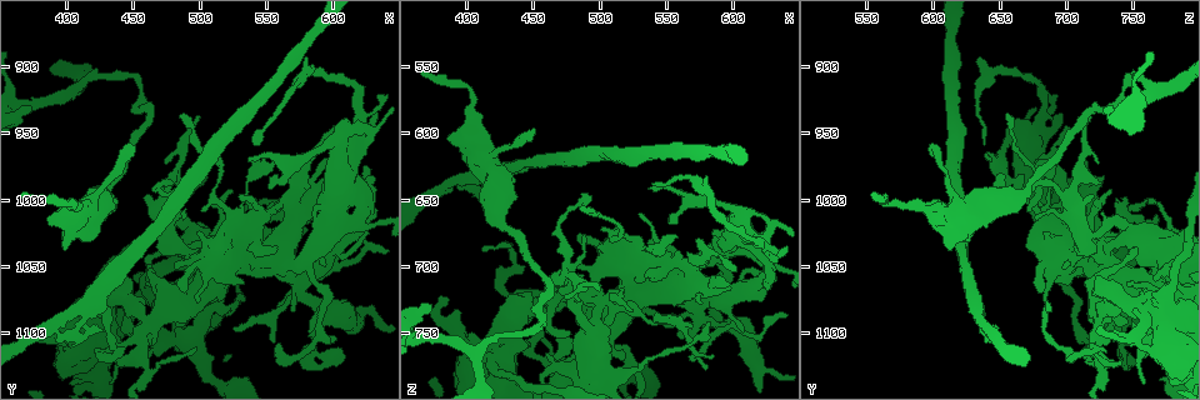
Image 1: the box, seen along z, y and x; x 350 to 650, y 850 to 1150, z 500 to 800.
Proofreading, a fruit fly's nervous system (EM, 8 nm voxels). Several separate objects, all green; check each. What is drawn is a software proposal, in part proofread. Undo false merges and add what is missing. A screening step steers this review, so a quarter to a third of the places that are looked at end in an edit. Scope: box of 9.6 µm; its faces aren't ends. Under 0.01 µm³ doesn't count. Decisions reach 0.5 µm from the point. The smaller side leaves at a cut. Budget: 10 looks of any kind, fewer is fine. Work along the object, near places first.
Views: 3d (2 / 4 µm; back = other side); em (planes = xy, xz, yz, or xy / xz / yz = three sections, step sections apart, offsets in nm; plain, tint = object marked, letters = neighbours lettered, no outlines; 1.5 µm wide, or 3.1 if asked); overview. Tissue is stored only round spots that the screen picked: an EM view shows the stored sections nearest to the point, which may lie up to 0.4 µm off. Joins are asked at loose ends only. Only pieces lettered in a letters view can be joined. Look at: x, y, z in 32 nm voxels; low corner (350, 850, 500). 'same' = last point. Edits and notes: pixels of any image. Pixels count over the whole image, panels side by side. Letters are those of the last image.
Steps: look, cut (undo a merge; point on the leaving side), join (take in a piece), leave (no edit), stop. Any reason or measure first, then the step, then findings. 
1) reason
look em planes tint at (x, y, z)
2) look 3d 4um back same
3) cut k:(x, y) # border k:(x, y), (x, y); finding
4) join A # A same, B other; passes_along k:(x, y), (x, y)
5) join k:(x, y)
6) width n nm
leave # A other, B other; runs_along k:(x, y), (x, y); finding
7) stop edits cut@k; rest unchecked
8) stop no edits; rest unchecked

touches itself
look em planes plain at (460, 1046, 744)

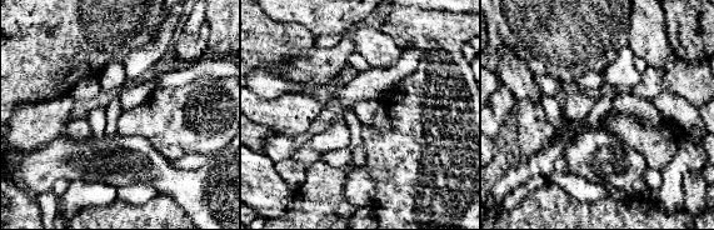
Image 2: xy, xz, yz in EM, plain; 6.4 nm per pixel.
what lies round it
look em planes letters same

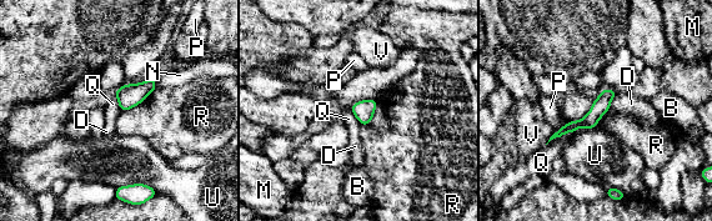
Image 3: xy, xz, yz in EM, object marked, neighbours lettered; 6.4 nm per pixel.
width 110 nm
leave # B other, D other, M other, N other, P other, Q other, R other, U other, V other; continuous, no second cell

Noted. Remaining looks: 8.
an open end
look em planes tint at (460, 998, 720)

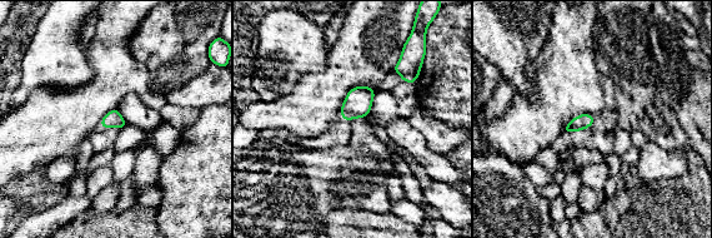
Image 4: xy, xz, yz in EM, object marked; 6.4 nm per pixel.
look em planes letters same

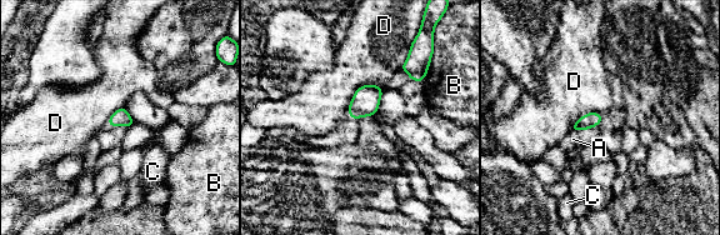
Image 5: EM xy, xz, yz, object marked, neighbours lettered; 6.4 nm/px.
leave # A other, B other, C other, D other; border 5:(383, 89), (361, 85), (348, 115); none of them fits

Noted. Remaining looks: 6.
thin end
look em planes letters at (486, 934, 656)

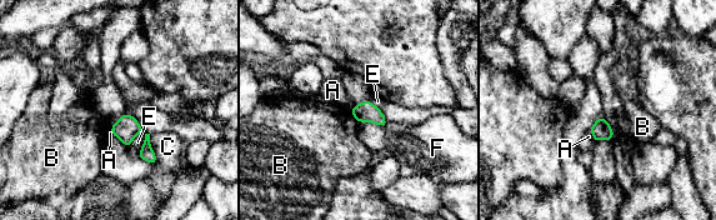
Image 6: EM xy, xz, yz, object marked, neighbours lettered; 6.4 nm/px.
width 120 nm
leave # A other, B other, C other, E other, F other; border 6:(350, 109), (358, 123); no lettered piece goes on from it

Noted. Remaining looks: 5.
sudden change in width
look em planes tint at (430, 986, 610)

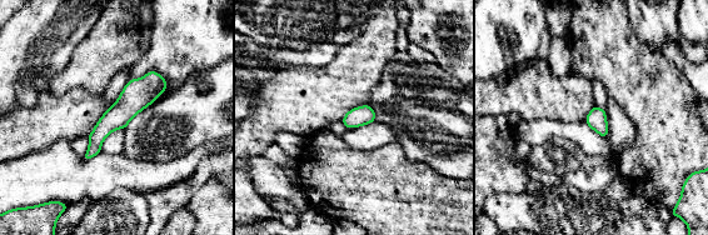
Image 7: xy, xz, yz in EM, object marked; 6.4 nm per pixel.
look em planes letters same

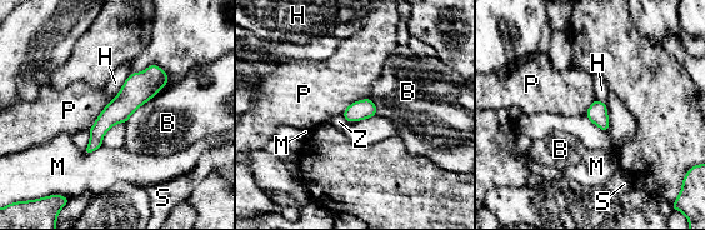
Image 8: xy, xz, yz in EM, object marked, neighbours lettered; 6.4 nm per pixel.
leave # B other, H other, M other, P other, S other, Z other; all the same cell

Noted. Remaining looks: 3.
stop no edits; rest unchecked

